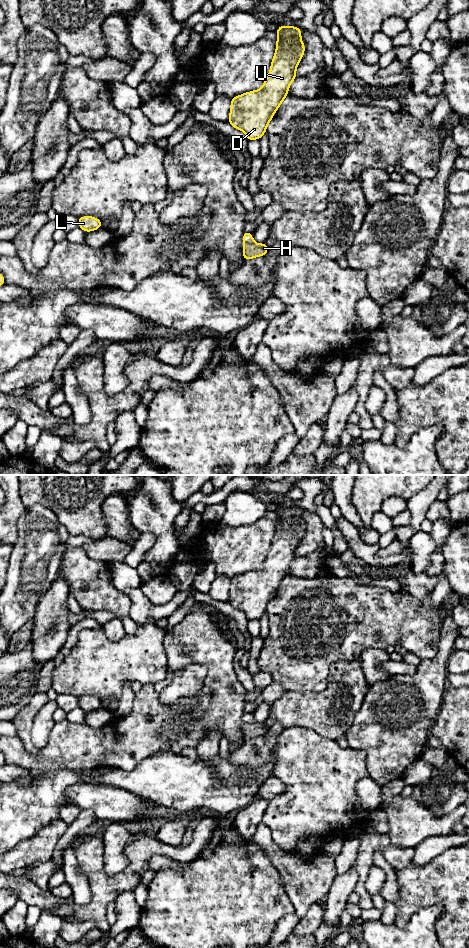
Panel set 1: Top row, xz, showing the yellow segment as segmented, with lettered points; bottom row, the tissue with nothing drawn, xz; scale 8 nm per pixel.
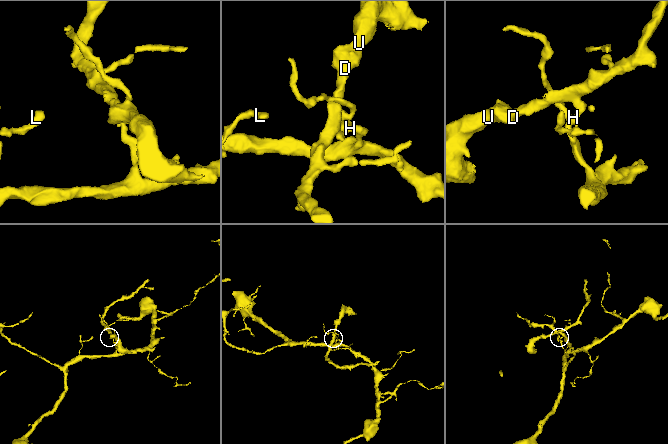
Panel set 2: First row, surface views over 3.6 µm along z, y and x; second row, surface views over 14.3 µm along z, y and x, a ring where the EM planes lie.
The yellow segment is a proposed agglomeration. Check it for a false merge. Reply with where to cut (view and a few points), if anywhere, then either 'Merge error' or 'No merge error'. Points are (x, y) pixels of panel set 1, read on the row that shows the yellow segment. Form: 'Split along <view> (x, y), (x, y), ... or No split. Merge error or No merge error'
Split along xz (244, 242), (253, 243). Merge error

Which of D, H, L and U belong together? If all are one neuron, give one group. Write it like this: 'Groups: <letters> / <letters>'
Groups: D H U / L

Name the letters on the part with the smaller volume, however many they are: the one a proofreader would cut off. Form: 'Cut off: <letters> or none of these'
Cut off: D, H, U

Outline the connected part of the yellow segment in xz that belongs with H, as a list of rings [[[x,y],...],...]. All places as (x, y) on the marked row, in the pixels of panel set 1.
[[[266,243],[243,244],[243,261],[250,260],[259,256],[266,256],[269,247]]]

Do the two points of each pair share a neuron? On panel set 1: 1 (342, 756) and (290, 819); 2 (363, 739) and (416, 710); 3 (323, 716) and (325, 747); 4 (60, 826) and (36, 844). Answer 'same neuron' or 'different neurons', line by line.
1: same neuron
2: same neuron
3: different neurons
4: same neuron

